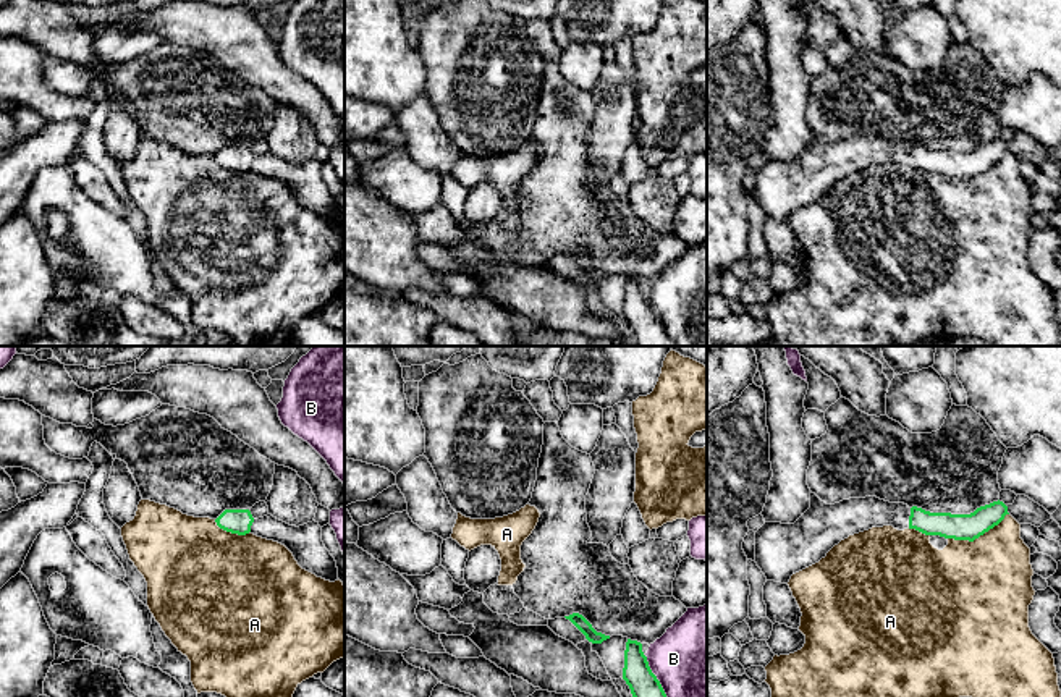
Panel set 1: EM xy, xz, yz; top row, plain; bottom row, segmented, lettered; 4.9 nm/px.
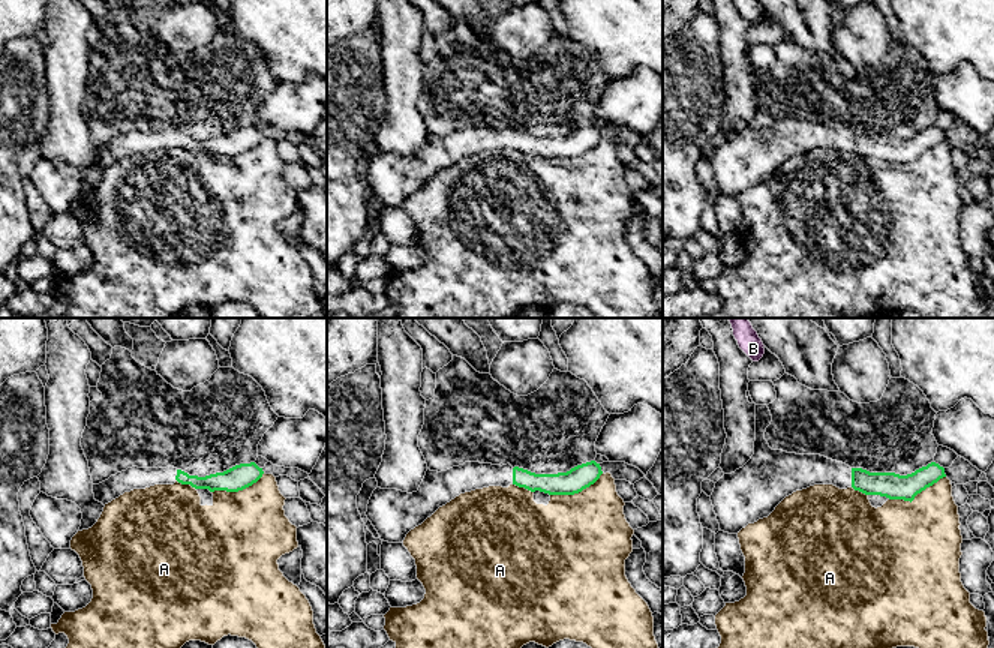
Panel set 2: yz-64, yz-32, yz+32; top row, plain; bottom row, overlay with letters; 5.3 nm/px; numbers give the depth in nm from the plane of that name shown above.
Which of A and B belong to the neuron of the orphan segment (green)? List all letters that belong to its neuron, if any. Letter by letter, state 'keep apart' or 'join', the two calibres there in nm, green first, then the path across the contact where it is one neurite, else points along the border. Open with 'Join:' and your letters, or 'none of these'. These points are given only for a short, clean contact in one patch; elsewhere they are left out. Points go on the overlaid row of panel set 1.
Join: none of these
A: keep apart; 130 nm thick on the green side, 480 nm on the other
B: keep apart; 140 nm thick on the green side, 420 nm on the other

